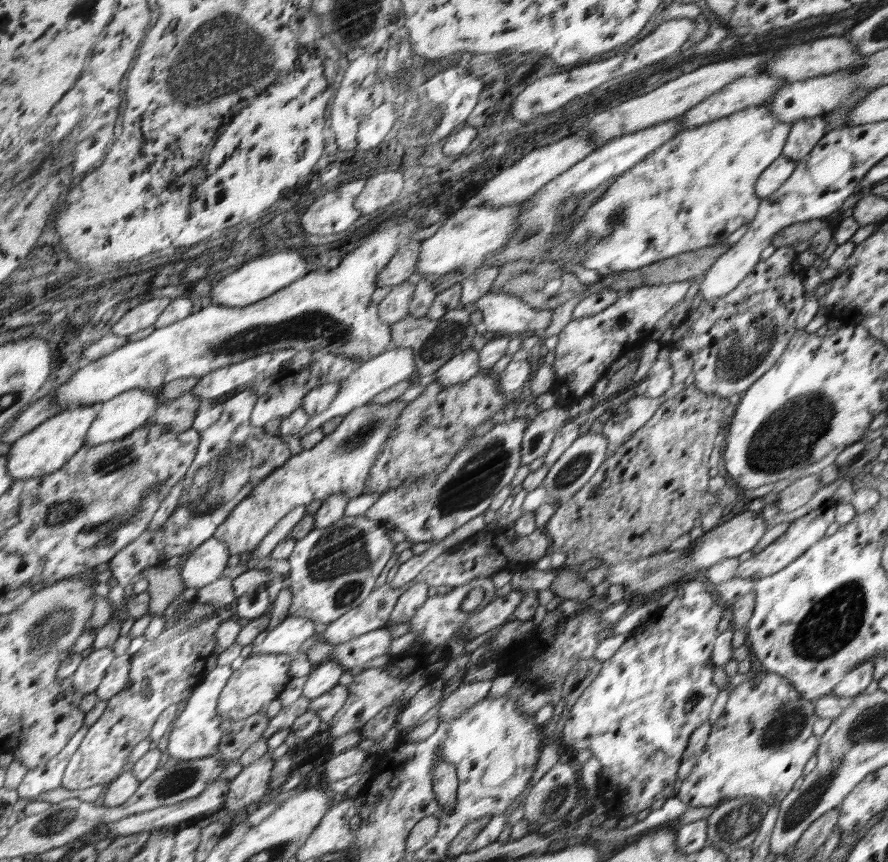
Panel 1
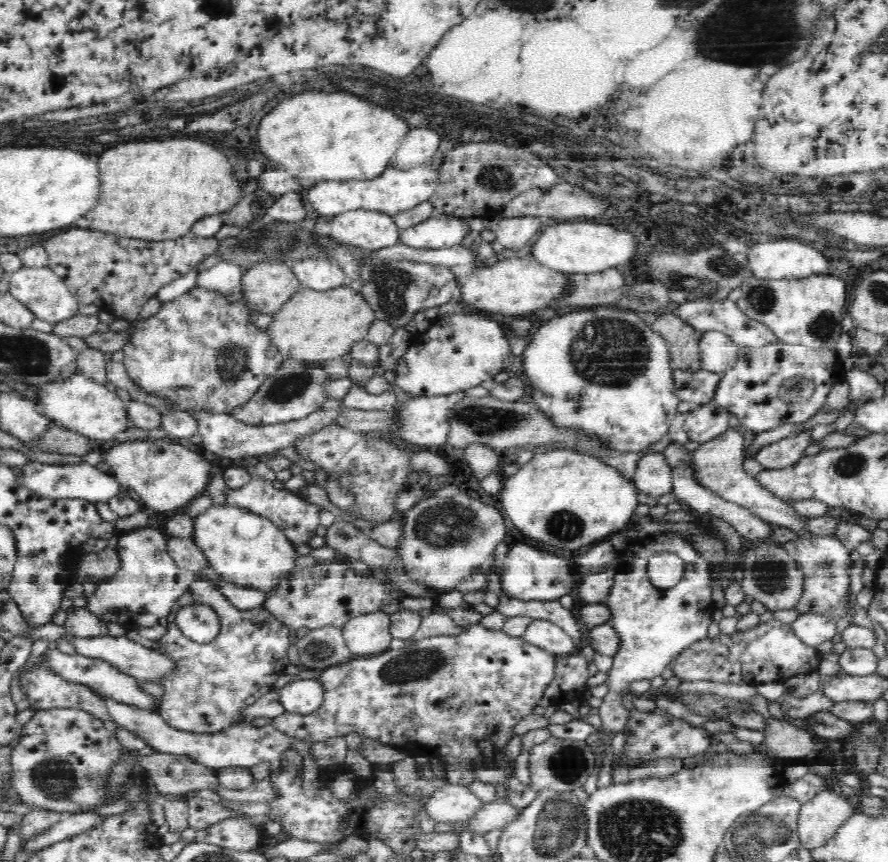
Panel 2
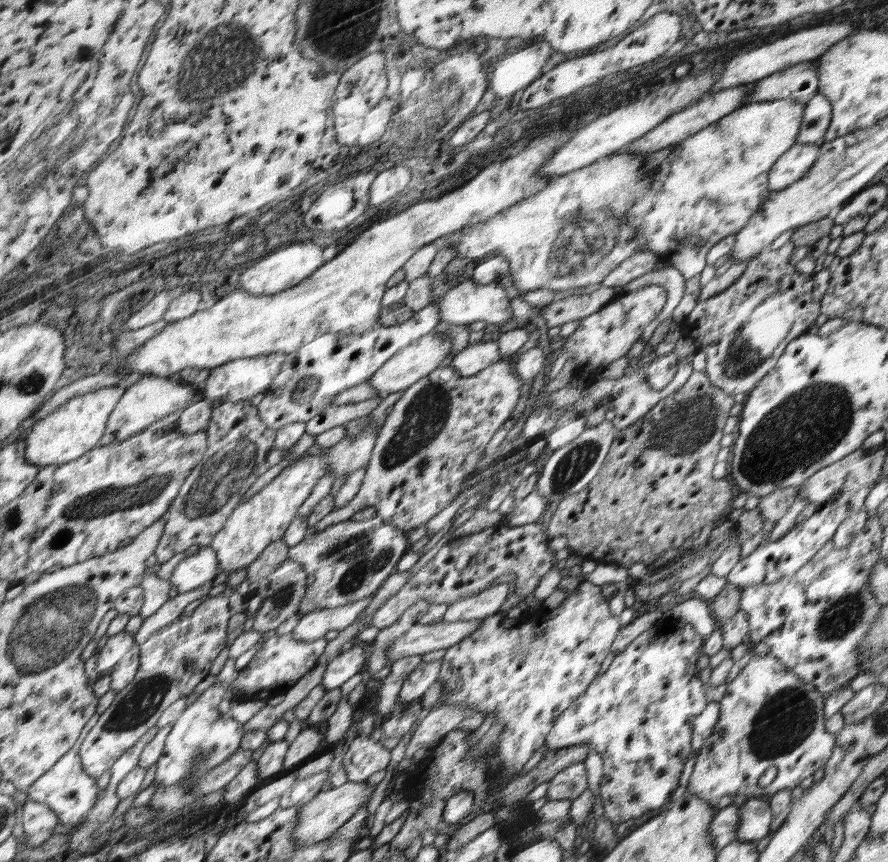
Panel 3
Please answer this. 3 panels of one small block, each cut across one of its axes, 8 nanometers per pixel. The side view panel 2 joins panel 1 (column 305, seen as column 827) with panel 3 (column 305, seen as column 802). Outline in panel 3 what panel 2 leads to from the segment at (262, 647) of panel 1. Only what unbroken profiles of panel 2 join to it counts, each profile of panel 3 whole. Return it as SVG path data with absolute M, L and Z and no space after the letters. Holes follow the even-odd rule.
M367 596L356 603L345 604L336 608L324 608L309 613L303 613L302 618L291 631L295 640L312 642L324 637L330 630L345 630L358 616L361 616L364 609L370 604L373 596Z

